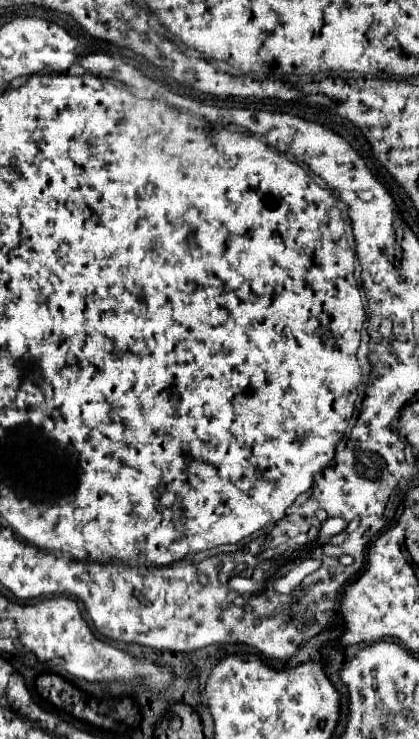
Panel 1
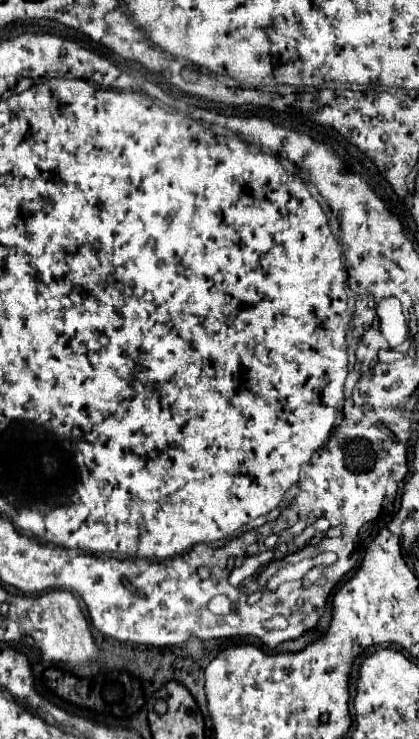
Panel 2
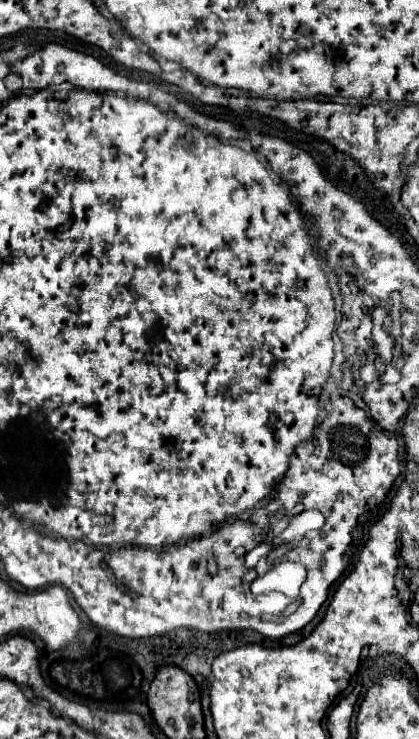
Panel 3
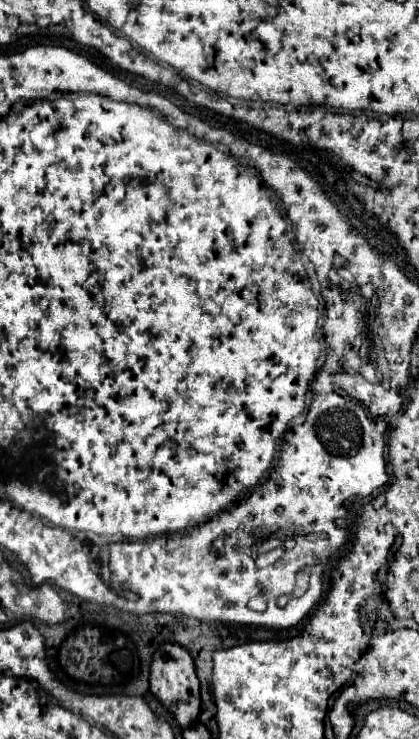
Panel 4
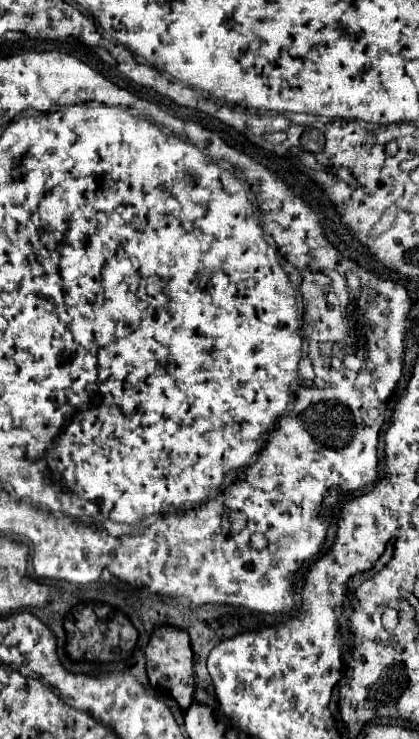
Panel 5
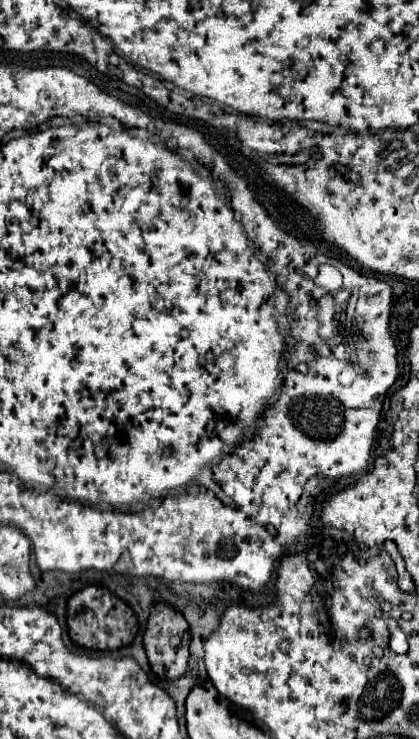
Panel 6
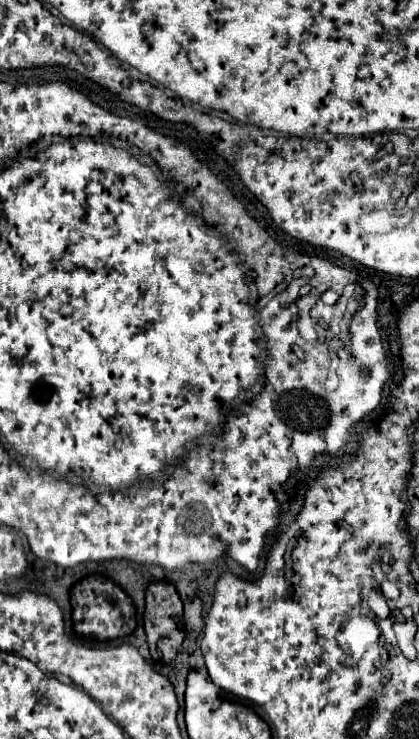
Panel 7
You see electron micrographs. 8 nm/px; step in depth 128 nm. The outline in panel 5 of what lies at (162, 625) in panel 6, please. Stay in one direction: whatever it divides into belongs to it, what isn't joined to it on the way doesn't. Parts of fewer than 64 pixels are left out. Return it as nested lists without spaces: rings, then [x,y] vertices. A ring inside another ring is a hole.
[[[160,626],[152,632],[150,644],[146,648],[148,660],[148,680],[152,688],[166,688],[182,710],[188,710],[194,702],[194,654],[190,648],[190,638],[184,630],[172,626]]]

